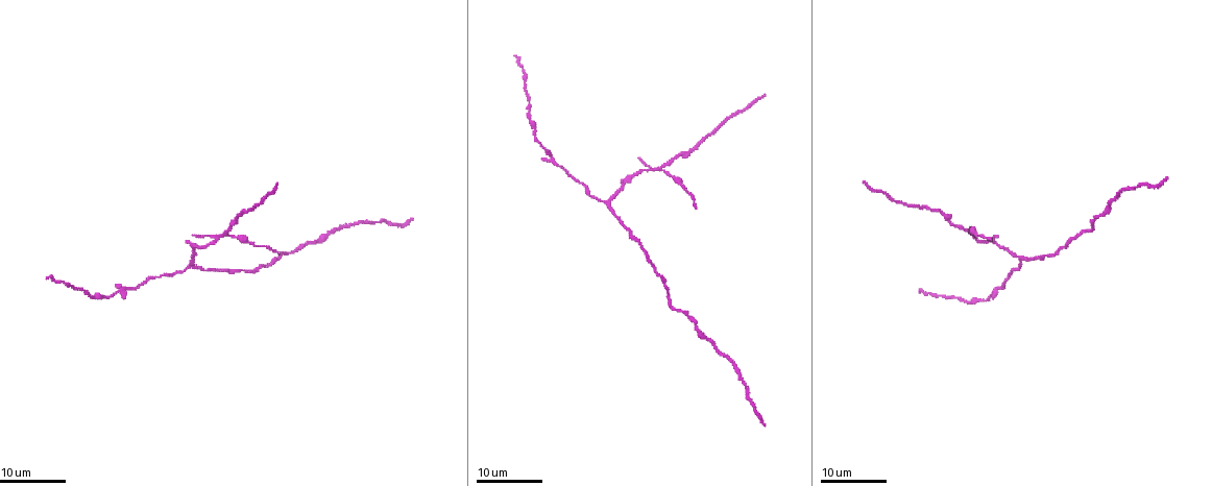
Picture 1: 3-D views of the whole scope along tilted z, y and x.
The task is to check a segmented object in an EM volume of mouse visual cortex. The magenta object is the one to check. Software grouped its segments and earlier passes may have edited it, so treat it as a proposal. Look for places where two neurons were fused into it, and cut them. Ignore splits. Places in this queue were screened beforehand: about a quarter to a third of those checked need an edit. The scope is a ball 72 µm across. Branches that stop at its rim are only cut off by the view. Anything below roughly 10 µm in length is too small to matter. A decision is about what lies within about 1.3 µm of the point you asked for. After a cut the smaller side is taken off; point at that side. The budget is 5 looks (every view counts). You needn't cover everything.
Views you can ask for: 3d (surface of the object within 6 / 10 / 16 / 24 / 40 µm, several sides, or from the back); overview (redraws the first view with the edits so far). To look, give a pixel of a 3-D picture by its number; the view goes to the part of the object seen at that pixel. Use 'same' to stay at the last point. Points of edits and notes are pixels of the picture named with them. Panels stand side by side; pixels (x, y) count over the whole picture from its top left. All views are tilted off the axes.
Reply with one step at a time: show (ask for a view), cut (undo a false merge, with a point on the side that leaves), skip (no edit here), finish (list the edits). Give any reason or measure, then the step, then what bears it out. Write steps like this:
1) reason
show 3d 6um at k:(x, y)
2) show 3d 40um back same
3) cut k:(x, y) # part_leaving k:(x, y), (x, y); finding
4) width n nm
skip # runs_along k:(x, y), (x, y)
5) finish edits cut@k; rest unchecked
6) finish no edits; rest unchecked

small branch off a trunk
show 3d 16um at 1:(661, 166)

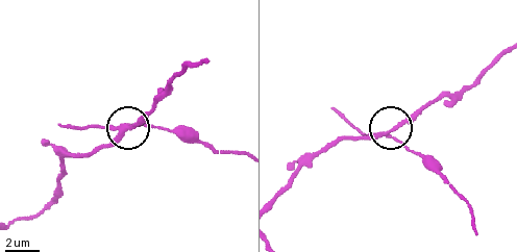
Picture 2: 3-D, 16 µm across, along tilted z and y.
show 3d 10um at 2:(124, 128)

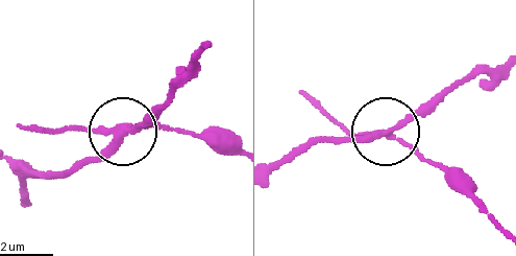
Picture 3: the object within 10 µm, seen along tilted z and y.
cut 3:(81, 130) # part_leaving 3:(124, 126), (167, 126), (230, 141); a second neuron is stuck on

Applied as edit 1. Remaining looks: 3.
see it whole again
show overview

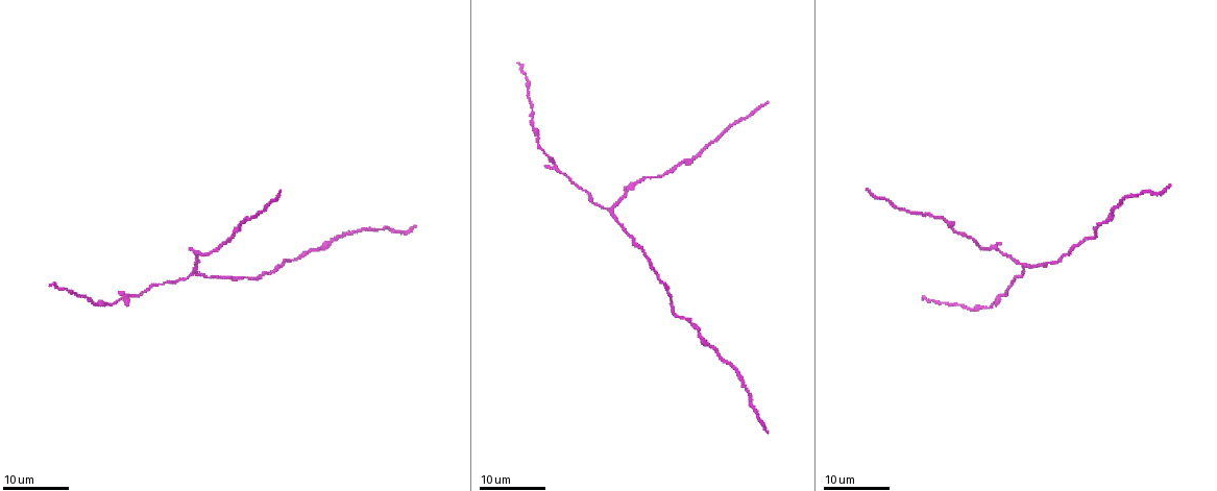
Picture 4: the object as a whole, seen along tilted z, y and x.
a fork
show 3d 24um at 4:(611, 209)

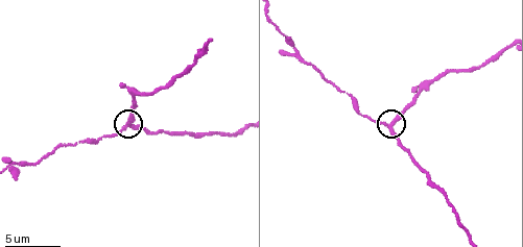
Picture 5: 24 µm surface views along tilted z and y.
show 3d 10um at 5:(389, 123)

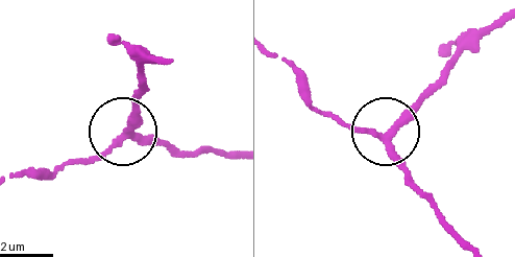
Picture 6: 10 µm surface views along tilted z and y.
side_arm 32 um
skip # runs_along 6:(235, 149), (179, 154), (122, 135), (57, 176); continuous, no second neuron

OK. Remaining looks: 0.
finish edits cut@3; rest unchecked

